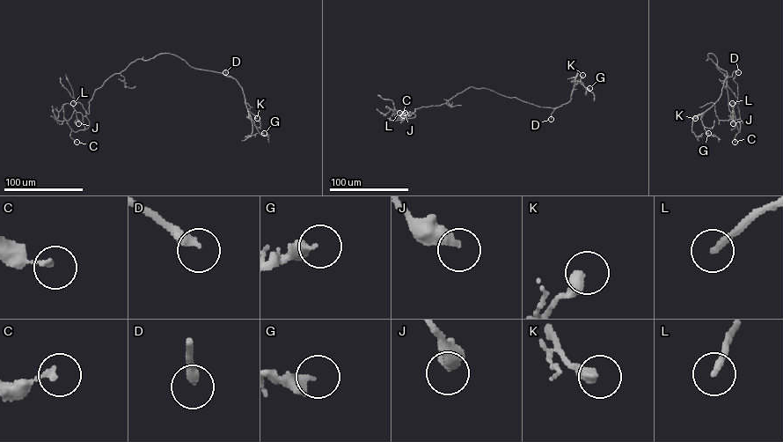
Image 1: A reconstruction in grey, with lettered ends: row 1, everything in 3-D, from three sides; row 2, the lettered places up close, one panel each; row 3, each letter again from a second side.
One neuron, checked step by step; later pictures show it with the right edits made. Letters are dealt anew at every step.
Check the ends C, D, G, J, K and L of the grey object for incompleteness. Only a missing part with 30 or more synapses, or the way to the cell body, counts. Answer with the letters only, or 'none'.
D, L

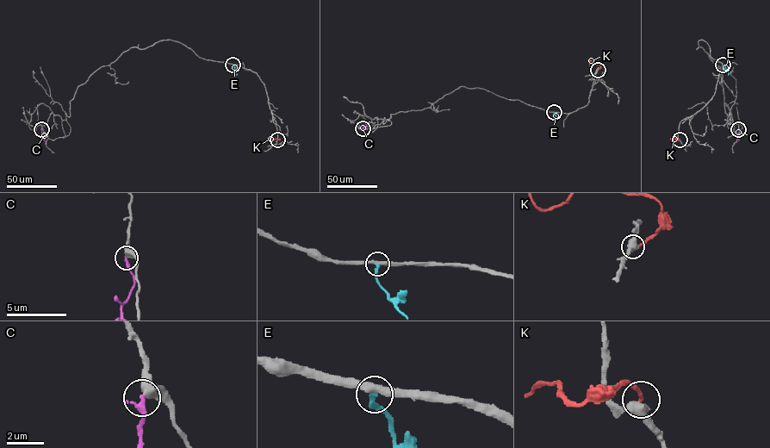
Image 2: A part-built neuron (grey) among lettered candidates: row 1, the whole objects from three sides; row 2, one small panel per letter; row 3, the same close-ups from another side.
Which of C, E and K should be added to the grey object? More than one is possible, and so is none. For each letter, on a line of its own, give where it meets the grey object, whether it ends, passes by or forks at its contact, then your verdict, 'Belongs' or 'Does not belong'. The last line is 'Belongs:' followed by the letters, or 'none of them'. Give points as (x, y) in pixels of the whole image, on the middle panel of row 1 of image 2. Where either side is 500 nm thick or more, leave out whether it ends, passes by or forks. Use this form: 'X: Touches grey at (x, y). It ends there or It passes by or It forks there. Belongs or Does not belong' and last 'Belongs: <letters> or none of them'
C: Touches grey at (363, 128). It ends there. Does not belong
E: Touches grey at (554, 112). It ends there. Does not belong
K: Touches grey at (598, 70). It ends there. Does not belong
Belongs: none of them

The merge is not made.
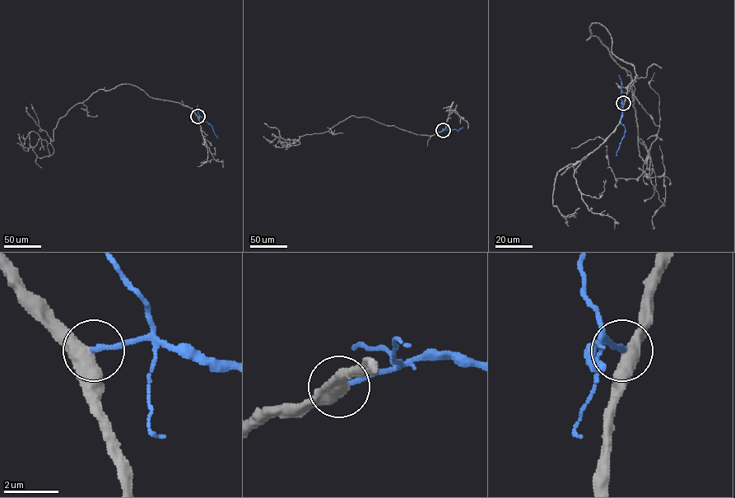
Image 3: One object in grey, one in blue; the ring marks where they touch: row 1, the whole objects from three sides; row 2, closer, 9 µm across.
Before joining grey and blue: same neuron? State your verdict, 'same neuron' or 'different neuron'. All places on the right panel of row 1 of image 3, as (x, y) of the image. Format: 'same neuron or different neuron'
same neuron

